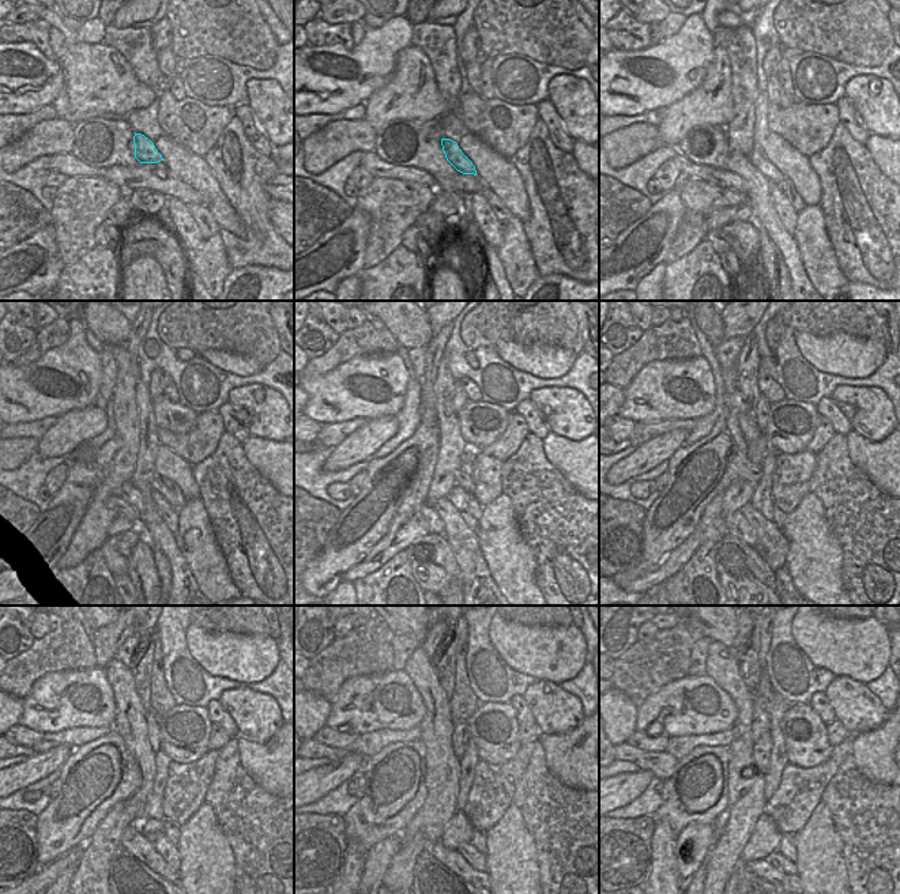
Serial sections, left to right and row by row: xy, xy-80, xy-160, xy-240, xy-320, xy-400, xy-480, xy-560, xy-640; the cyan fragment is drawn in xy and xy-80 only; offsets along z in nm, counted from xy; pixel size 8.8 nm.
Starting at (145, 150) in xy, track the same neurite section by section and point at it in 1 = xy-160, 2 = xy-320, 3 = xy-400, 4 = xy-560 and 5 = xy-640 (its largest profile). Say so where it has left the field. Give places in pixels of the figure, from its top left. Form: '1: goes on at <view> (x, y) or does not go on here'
1: goes on at xy-160 (759, 161)
2: goes on at xy-320 (475, 508)
3: goes on at xy-400 (779, 517)
4: goes on at xy-560 (478, 834)
5: goes on at xy-640 (787, 848)

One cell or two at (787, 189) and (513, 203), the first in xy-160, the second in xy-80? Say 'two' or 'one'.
two

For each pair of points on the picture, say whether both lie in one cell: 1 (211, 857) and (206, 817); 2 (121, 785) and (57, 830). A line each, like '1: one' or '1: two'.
1: one
2: one

